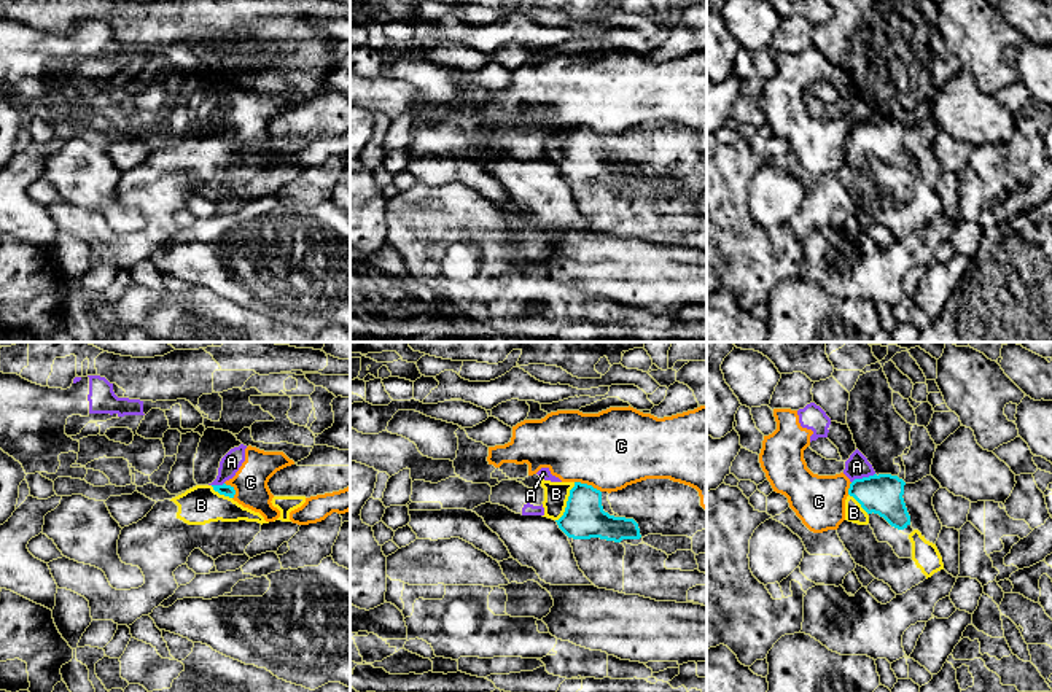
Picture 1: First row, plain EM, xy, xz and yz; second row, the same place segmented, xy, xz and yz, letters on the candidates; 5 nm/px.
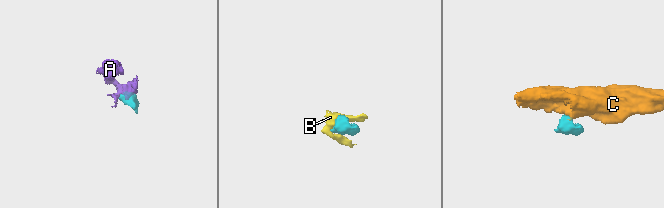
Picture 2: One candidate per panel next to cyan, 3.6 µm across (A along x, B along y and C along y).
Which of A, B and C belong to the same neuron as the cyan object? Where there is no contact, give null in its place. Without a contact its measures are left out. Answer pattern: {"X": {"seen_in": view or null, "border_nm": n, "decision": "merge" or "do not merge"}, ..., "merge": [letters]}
{"A": {"seen_in": "yz", "border_nm": 130, "decision": "do not merge"}, "B": {"seen_in": "xz", "border_nm": 220, "decision": "merge"}, "C": {"seen_in": "xz", "border_nm": 150, "decision": "do not merge"}, "merge": ["B"]}

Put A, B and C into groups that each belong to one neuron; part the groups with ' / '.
A C / B

